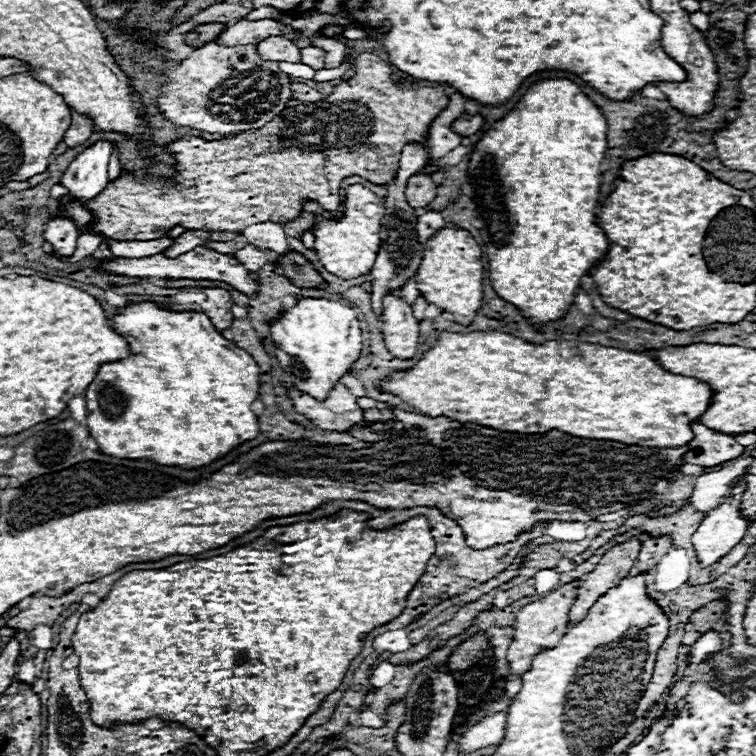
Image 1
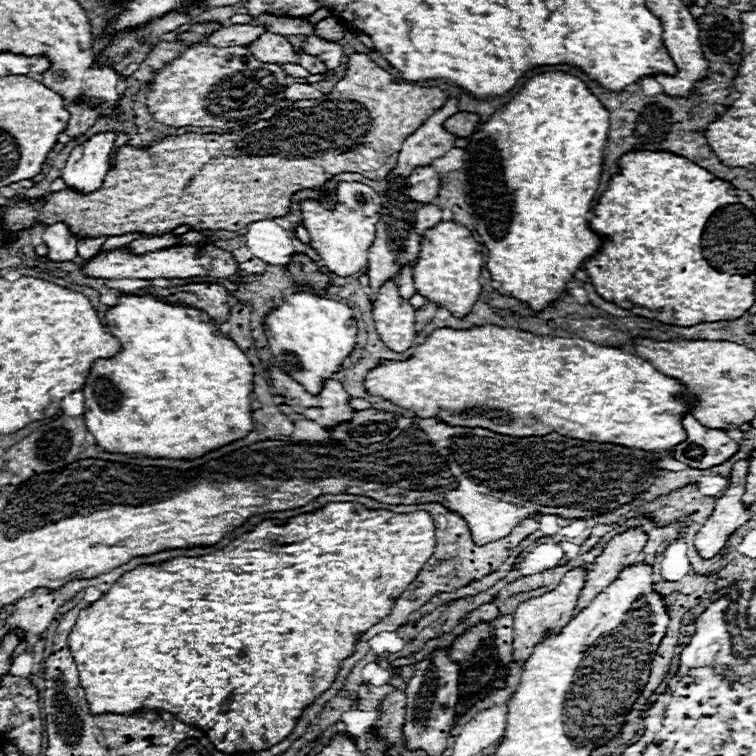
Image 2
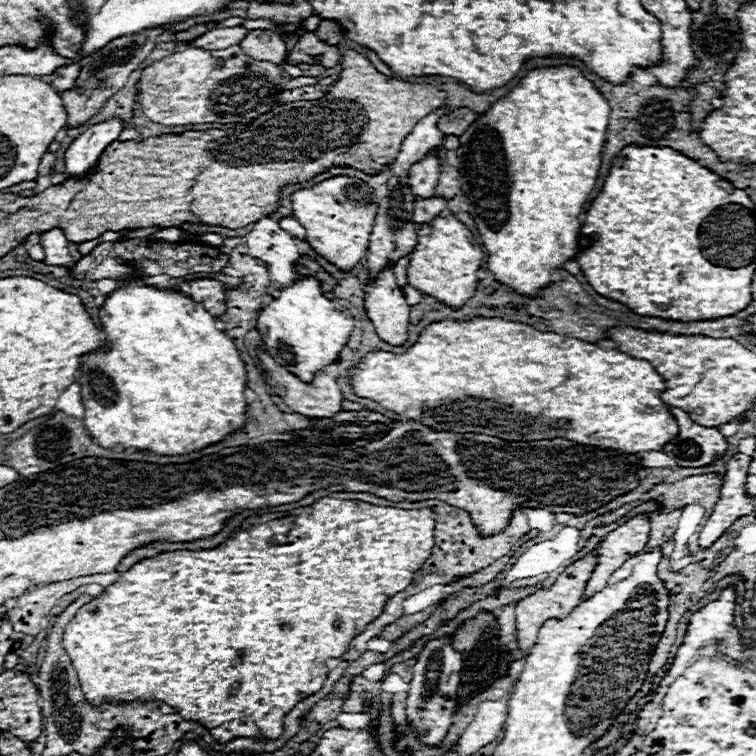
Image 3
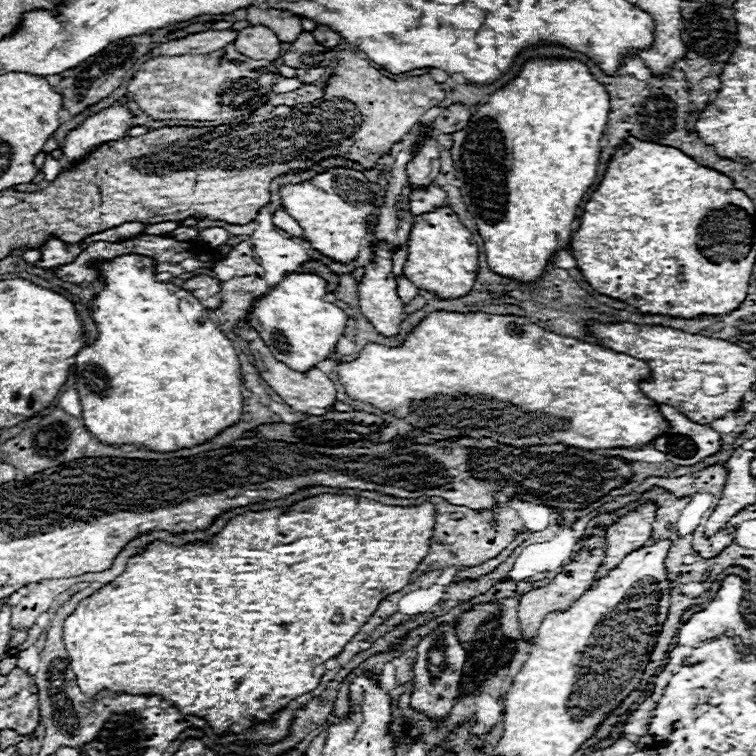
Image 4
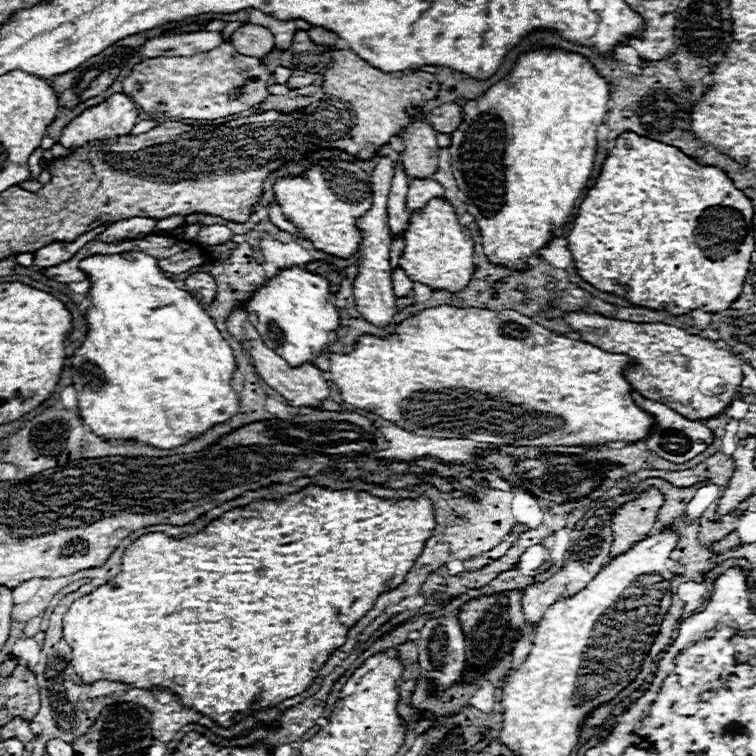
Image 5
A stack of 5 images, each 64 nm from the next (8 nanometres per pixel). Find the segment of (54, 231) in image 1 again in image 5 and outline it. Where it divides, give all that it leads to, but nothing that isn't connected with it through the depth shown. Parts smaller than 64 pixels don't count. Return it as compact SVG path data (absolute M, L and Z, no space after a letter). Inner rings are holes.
M100 226L100 228L94 228L92 232L80 236L80 240L72 242L72 244L48 244L44 248L38 248L38 252L34 254L34 266L38 268L48 268L48 264L60 264L64 260L70 260L84 244L88 244L90 240L96 240L98 234L102 234L106 229L106 226Z

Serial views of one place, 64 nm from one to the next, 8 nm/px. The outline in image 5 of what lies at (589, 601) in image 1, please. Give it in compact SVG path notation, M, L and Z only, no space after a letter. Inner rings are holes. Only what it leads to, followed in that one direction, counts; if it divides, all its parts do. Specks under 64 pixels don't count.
M650 488L640 492L638 498L626 502L622 508L616 510L612 524L614 542L610 558L626 552L634 542L652 534L662 504L664 504L664 494L658 488Z

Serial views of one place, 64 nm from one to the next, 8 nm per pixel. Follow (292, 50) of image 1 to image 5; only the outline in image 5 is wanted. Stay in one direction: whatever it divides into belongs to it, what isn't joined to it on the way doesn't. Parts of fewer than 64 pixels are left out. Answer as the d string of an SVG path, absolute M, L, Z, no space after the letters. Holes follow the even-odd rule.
M246 22L232 34L230 44L234 44L234 48L246 56L264 58L274 50L274 36L268 28Z

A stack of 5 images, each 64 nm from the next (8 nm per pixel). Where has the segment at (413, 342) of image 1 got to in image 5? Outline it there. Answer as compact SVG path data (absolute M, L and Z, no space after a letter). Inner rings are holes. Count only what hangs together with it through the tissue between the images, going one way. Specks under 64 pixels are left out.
M382 156L374 168L374 172L370 174L370 184L372 184L372 210L368 210L364 216L360 216L360 220L356 222L362 234L362 242L360 242L360 250L358 254L364 256L362 260L358 260L358 276L352 282L352 290L354 290L354 300L356 300L356 310L362 314L364 320L378 324L378 326L386 326L390 324L392 316L396 314L396 296L392 290L392 266L390 266L390 228L388 228L388 212L386 212L386 202L388 202L388 192L390 192L390 182L394 178L394 170L396 170L396 162L388 156Z

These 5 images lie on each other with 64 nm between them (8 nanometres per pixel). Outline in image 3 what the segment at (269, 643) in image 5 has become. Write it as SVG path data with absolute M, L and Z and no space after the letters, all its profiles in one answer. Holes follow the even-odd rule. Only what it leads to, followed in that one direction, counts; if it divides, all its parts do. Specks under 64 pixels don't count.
M320 498L310 506L294 508L290 516L270 518L270 514L248 516L242 524L230 534L226 542L214 550L170 550L160 552L154 558L144 558L126 570L114 584L110 584L100 596L84 604L76 616L64 628L64 648L72 658L76 668L80 688L86 700L98 706L102 700L158 700L178 710L186 720L198 720L206 726L214 740L230 742L234 738L278 738L284 732L282 718L306 696L318 692L328 676L324 662L328 658L340 658L356 634L360 634L380 612L384 610L388 598L402 592L410 582L414 572L430 556L434 544L434 512L428 508L420 510L402 510L390 506L374 506L360 500L338 500L338 498Z

